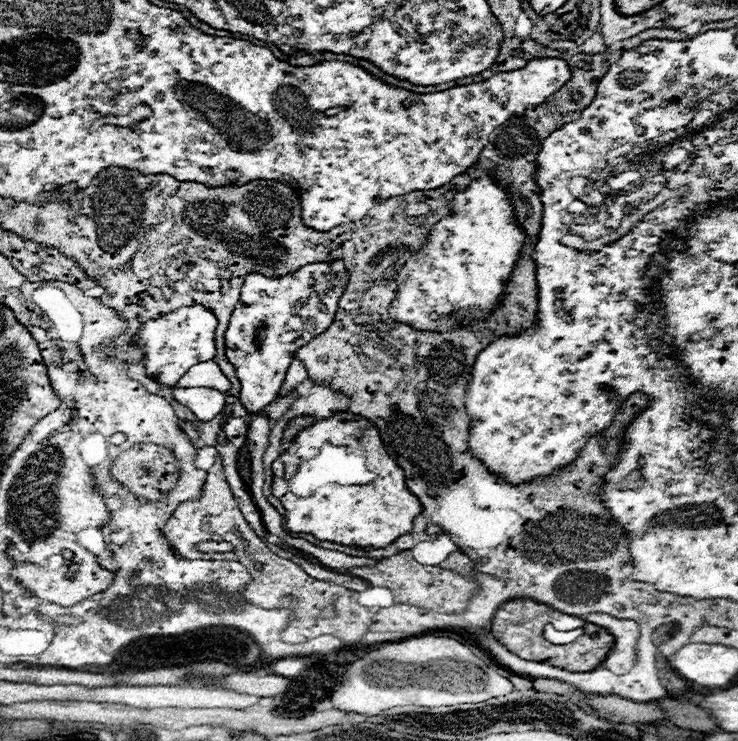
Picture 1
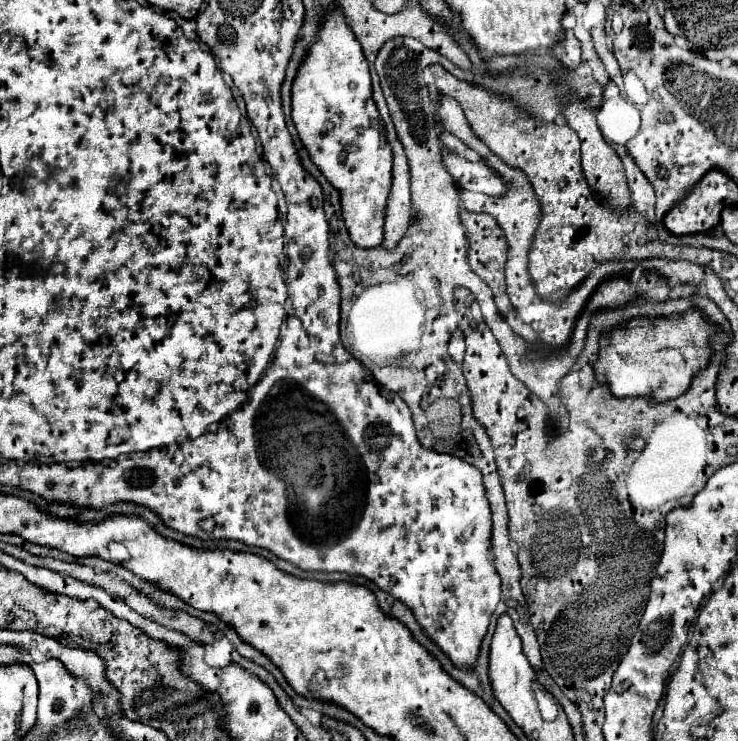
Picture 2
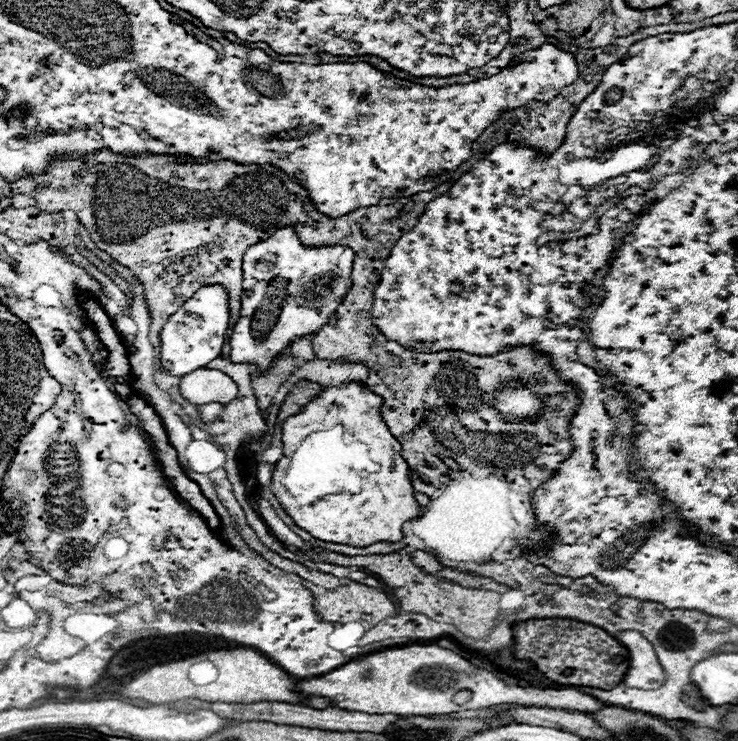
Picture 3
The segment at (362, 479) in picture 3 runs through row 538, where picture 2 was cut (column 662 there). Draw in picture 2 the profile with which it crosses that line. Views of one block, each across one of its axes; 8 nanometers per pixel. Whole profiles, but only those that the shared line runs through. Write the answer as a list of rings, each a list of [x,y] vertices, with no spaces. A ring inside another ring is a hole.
[[[688,310],[684,316],[672,318],[636,318],[602,338],[604,350],[594,364],[596,378],[598,382],[606,382],[618,398],[652,396],[656,402],[678,398],[690,386],[694,374],[710,362],[712,350],[708,338],[714,330],[714,324],[706,322],[698,310]]]

